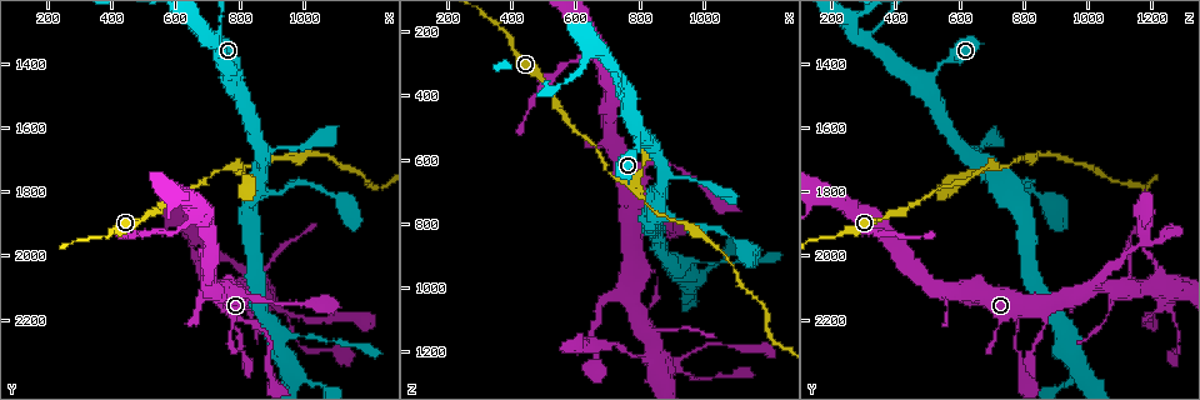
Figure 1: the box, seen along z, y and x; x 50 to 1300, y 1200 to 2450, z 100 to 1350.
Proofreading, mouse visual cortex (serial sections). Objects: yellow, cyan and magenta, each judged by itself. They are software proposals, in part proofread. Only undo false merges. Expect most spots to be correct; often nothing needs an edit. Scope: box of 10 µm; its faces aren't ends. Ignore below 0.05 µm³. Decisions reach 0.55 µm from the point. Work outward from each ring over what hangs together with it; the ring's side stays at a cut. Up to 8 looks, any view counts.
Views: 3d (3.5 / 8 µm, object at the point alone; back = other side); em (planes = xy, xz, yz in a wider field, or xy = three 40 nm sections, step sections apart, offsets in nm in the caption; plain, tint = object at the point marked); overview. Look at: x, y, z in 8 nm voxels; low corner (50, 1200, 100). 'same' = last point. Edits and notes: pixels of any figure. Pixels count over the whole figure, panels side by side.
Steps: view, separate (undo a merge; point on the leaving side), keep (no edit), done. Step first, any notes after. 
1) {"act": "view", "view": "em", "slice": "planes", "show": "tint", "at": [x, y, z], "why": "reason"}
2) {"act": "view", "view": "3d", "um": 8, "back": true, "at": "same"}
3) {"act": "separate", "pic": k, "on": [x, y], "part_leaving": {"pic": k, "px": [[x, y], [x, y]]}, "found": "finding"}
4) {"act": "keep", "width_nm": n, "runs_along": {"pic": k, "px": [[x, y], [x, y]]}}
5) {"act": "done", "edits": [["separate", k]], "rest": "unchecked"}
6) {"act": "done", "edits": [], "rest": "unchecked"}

{"act": "view", "view": "3d", "um": 3.5, "at": [670, 1880, 290], "why": "sharp bend"}

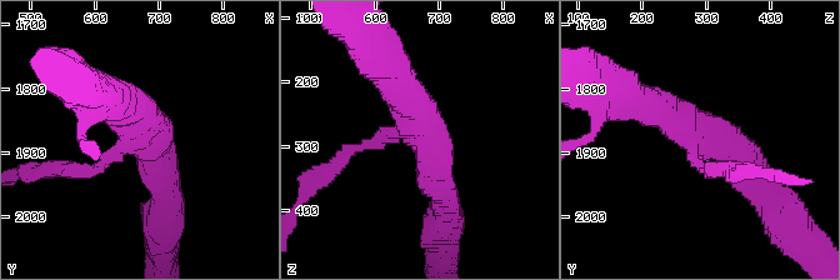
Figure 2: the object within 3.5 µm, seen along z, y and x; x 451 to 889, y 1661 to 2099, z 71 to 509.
{"act": "view", "view": "em", "slice": "xy", "step": 1, "show": "tint", "at": [670, 1875, 290], "arms": 3, "arm_widths_nm": [150, 400, 450]}

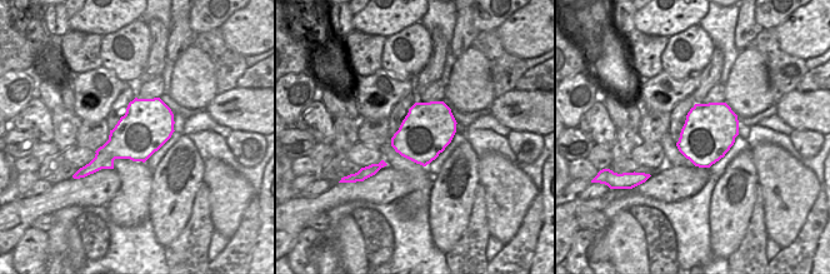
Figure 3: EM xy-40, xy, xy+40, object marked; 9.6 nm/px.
{"act": "keep", "runs_along": {"pic": 2, "px": [[759, 183], [724, 140], [638, 101]]}, "found": "all the same cell"}

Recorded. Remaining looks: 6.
{"act": "view", "view": "em", "slice": "planes", "show": "tint", "at": [720, 1330, 310], "why": "three-way junction"}

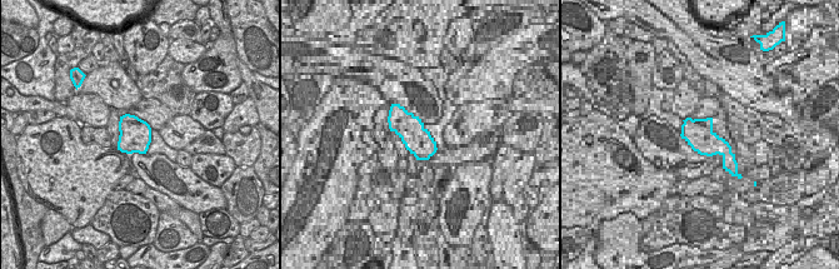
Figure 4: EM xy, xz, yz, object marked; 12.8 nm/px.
{"act": "view", "view": "3d", "um": 3.5, "at": "same", "why": "wider look"}

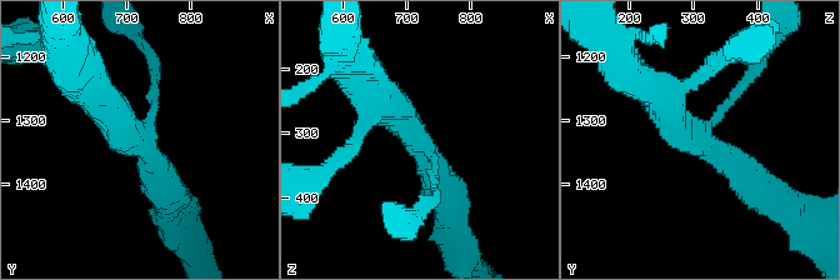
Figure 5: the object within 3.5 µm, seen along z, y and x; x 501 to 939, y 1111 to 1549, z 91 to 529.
{"act": "keep", "runs_along": {"pic": 5, "px": [[759, 189], [685, 131], [650, 85]]}, "found": "continuous, no second cell"}

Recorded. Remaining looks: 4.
{"act": "view", "view": "3d", "um": 3.5, "at": [780, 1730, 680]}

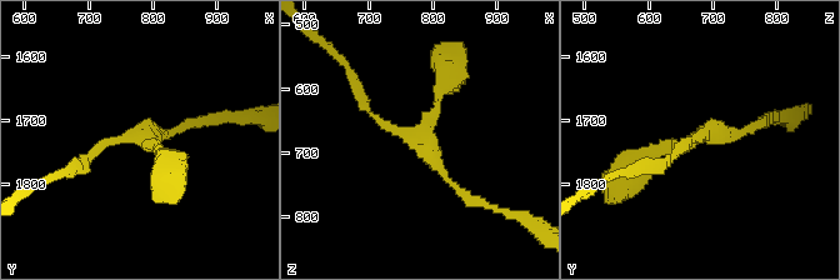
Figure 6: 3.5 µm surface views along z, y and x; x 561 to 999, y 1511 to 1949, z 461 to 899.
{"act": "view", "view": "em", "slice": "xy", "step": 2, "show": "tint", "at": [775, 1720, 675], "arms": 3, "arm_widths_nm": [100, 150, 150], "why": "now the EM"}

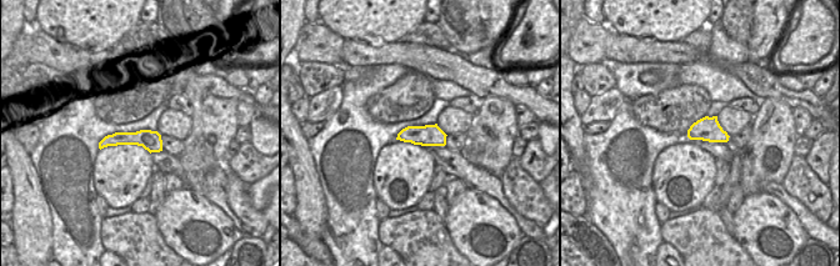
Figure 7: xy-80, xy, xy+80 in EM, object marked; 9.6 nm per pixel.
{"act": "keep", "runs_along": {"pic": 6, "px": [[78, 168], [108, 140], [189, 125]]}, "found": "continuous, no second cell"}

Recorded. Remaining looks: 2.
{"act": "done", "edits": [], "rest": "unchecked"}

